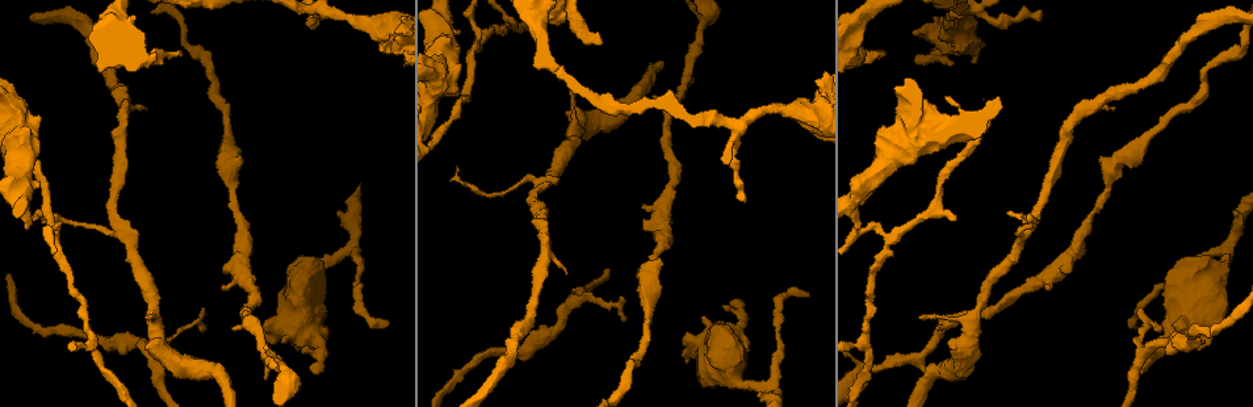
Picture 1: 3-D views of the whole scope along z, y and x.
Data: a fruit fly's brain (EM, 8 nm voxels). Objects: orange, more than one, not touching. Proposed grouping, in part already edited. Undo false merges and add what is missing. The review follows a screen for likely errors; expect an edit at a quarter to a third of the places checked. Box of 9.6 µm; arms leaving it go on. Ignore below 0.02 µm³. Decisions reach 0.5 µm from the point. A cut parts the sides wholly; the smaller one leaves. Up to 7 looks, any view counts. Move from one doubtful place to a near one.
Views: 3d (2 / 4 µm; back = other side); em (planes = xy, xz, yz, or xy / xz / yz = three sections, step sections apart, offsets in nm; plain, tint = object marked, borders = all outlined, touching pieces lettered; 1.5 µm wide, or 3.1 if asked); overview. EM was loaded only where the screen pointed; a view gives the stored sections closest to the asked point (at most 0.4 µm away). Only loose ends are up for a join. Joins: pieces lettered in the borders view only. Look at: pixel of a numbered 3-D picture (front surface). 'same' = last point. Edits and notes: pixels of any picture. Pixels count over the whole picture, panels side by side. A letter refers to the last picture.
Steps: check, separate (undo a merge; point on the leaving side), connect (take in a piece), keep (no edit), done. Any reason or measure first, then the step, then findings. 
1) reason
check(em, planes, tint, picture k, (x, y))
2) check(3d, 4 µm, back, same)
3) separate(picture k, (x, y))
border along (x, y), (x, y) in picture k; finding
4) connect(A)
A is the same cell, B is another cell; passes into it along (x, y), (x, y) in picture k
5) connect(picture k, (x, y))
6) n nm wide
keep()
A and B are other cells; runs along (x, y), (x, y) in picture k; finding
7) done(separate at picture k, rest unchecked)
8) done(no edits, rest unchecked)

branch stops here
check(3d, 4 µm, picture 1, (33, 217))

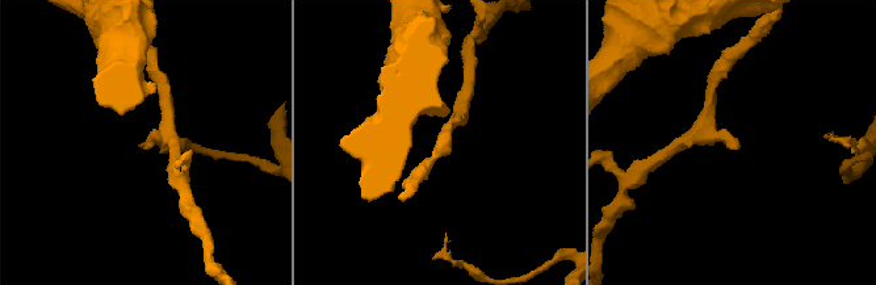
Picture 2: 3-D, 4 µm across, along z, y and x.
check(em, planes, borders, picture 2, (145, 149))

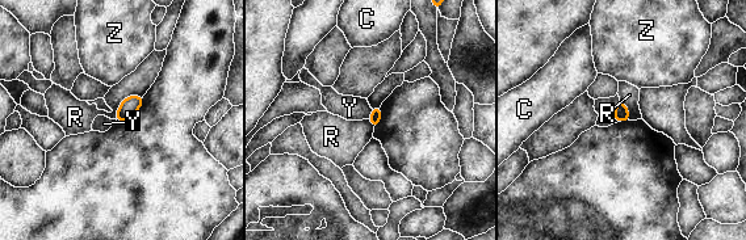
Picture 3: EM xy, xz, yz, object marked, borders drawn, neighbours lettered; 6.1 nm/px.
keep()
C, R, Y and Z are other cells; border along (372, 109), (367, 118) in picture 3; no lettered piece goes on from it

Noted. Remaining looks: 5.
branch stops here
check(3d, 4 µm, picture 1, (565, 272))

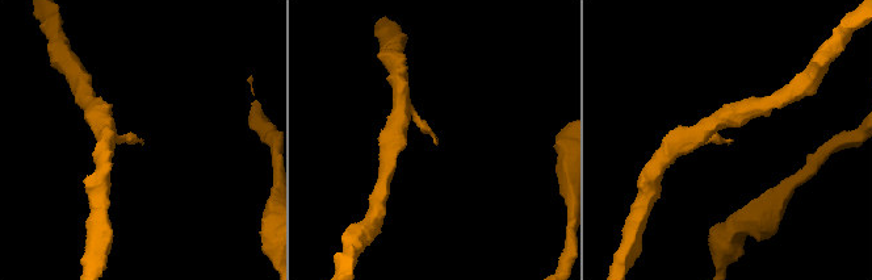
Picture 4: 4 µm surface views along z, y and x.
check(em, planes, plain, picture 4, (139, 142))

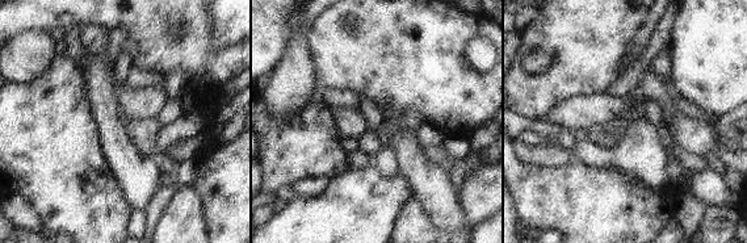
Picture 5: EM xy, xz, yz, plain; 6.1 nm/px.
what lies round it
check(em, planes, borders, same)

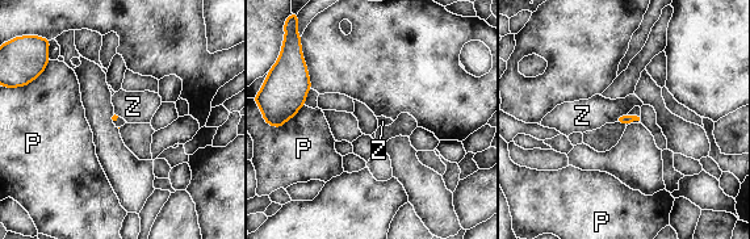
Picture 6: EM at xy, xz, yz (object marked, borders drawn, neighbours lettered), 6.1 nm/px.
keep()
P and Z are other cells; border along (625, 114), (619, 116), (615, 121) in picture 6; no lettered piece goes on from it

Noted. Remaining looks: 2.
free end
check(3d, 4 µm, picture 1, (180, 57))

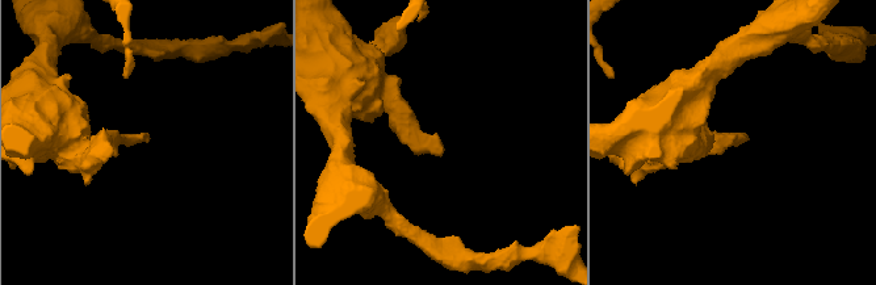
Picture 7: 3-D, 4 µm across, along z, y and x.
check(em, planes, borders, picture 7, (743, 142))

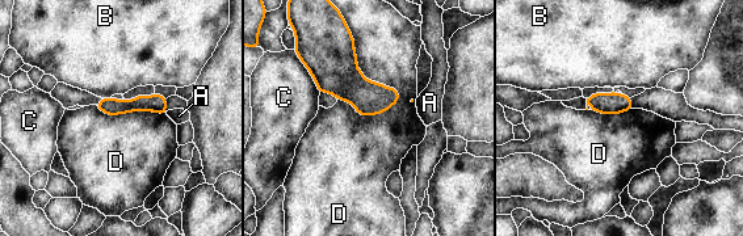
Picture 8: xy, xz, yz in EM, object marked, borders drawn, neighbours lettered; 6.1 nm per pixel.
keep()
A, B, C and D are other cells; border along (347, 26), (380, 114) in picture 8; no lettered piece goes on from it

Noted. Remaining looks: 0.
done(no edits, rest unchecked)

